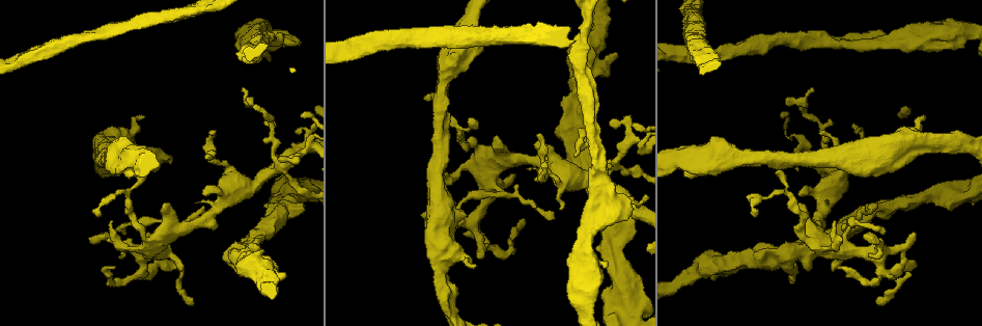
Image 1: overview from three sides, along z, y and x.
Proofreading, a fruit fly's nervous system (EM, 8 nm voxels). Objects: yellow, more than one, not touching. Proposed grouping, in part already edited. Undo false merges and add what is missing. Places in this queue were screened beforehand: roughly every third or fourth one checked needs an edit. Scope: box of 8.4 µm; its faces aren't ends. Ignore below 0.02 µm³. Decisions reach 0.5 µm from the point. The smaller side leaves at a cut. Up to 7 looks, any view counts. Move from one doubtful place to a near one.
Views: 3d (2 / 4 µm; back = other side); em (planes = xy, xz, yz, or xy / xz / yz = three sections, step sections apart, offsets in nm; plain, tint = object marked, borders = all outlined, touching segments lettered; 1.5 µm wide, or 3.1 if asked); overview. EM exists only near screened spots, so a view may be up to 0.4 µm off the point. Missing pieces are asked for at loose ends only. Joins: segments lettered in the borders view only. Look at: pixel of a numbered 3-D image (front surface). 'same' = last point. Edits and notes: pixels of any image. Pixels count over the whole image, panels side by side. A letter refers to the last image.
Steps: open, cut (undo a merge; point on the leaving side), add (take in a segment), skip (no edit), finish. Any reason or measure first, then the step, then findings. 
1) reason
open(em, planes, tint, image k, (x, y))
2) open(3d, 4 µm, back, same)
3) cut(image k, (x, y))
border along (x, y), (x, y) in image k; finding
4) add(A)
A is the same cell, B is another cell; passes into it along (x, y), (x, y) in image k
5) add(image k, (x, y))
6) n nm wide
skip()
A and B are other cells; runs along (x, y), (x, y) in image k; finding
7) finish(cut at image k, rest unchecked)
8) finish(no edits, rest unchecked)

thin end
open(em, planes, plain, image 1, (545, 165))

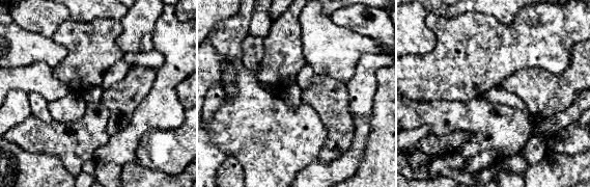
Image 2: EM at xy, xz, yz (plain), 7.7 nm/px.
open(em, planes, borders, same)

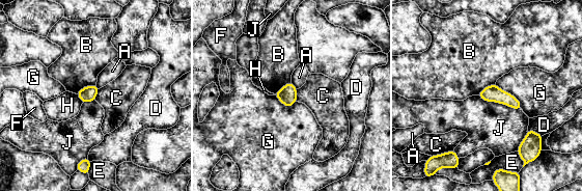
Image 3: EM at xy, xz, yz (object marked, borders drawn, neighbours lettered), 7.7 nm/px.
skip()
A, B, C, D, E, F, G, H and J are other cells; border along (296, 89), (297, 101) in image 3; no lettered segment goes on from it

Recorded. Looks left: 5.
branch stops here
open(3d, 2 µm, back, image 1, (299, 41))

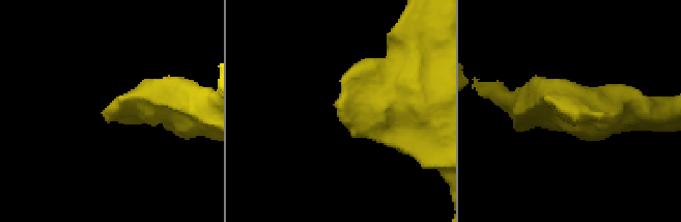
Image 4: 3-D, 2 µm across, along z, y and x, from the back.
open(em, planes, borders, image 4, (337, 110))

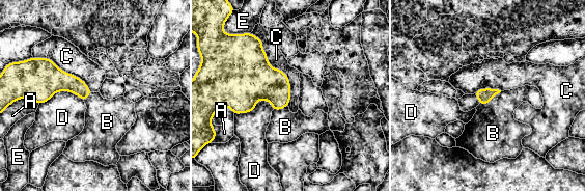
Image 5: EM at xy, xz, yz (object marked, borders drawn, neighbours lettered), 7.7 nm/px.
add(B)
B is the same cell, A, C, D and E are other cells; passes into it along (484, 96), (490, 99), (493, 131) in image 5; the cell continues

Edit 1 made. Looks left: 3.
see it whole again
open(overview)

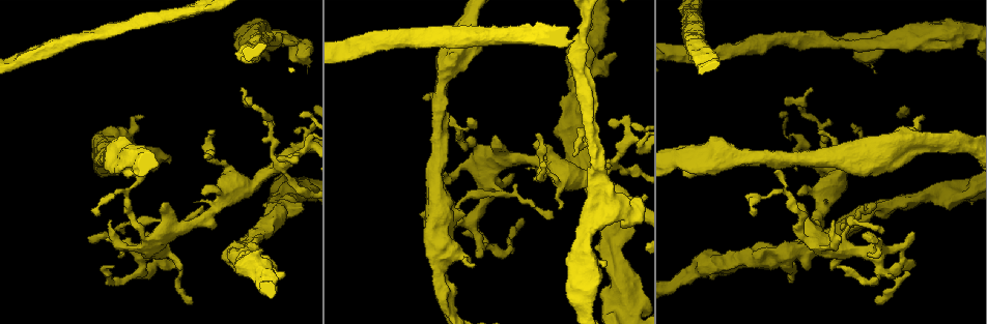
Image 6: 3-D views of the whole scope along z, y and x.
branch stops here
open(3d, 2 µm, image 6, (141, 117))

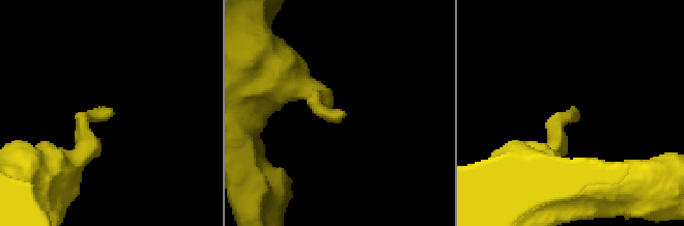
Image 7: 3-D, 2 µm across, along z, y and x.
open(em, 3.1 µm, planes, borders, image 7, (575, 114))

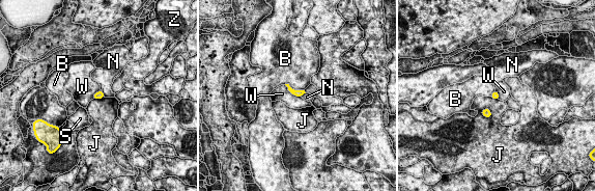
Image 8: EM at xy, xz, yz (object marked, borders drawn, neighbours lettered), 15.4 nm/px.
skip()
B, J, N, S, W and Z are other cells; border along (285, 84), (292, 93), (301, 97) in image 8; none of them fits

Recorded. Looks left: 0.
finish(add at image 5, rest unchecked)

